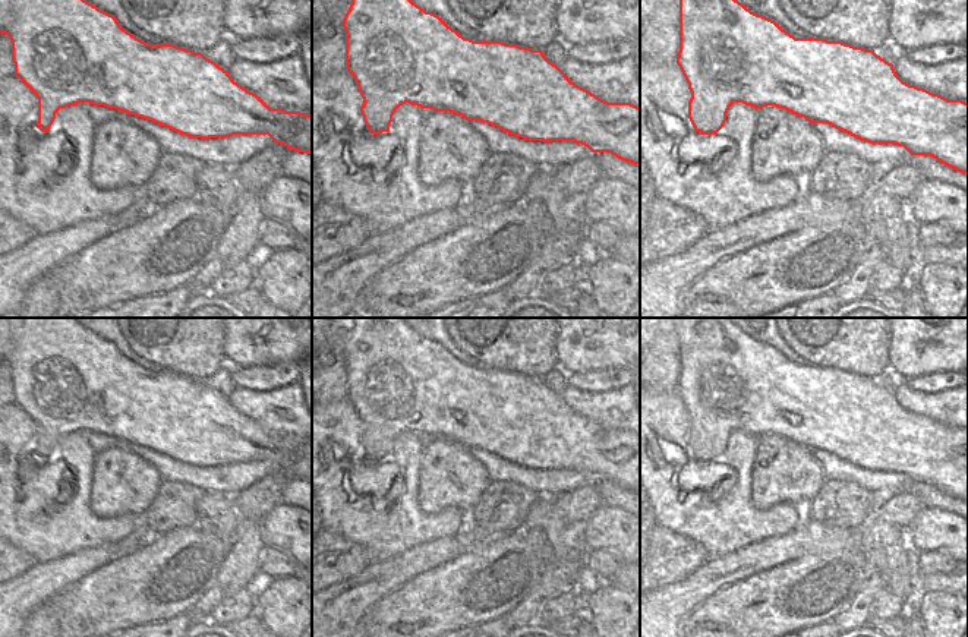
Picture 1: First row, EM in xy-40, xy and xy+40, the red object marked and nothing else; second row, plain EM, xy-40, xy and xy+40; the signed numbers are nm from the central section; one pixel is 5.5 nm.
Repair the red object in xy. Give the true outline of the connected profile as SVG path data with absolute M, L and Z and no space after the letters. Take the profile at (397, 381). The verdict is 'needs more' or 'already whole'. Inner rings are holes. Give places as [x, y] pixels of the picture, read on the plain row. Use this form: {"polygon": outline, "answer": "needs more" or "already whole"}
{"polygon": "M351 318L351 332L343 347L343 356L346 359L346 398L354 406L357 417L363 426L360 441L369 460L373 463L390 460L390 452L395 438L406 431L417 433L422 438L431 438L425 442L422 464L419 467L419 508L426 515L435 515L450 507L455 507L466 514L467 524L472 521L472 513L492 480L489 479L483 464L467 451L469 448L479 448L482 451L496 454L502 460L526 469L543 469L546 472L552 469L573 469L587 474L595 482L611 480L622 489L640 492L640 435L631 431L608 431L590 419L576 413L556 392L545 385L542 378L532 378L529 375L505 372L502 369L473 369L470 366L464 366L442 346L417 334L403 318Z", "answer": "needs more"}

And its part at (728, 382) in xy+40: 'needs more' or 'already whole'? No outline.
needs more

